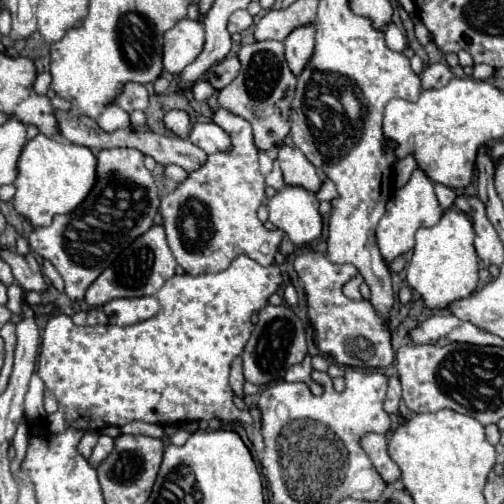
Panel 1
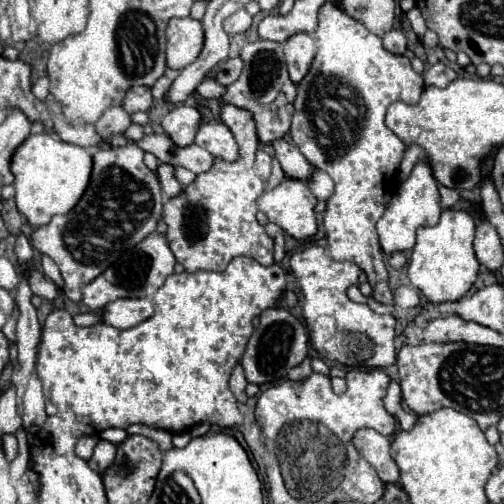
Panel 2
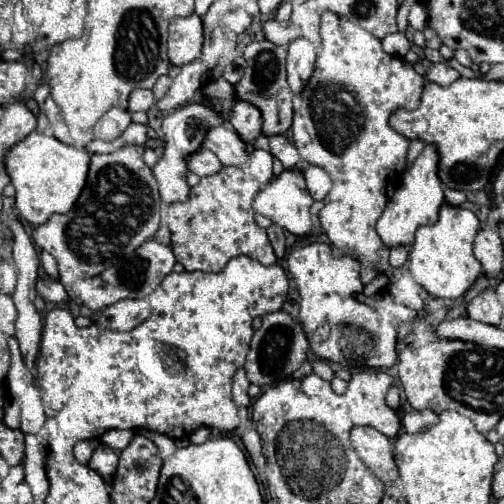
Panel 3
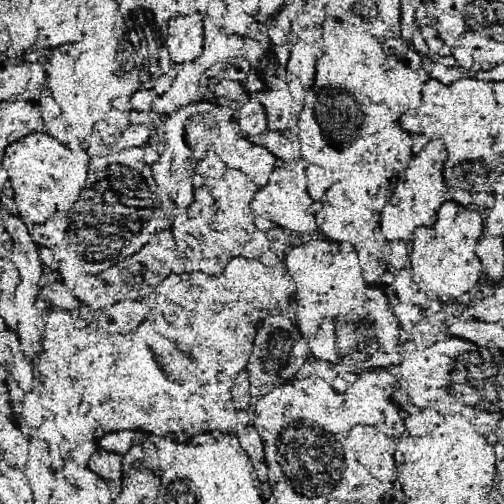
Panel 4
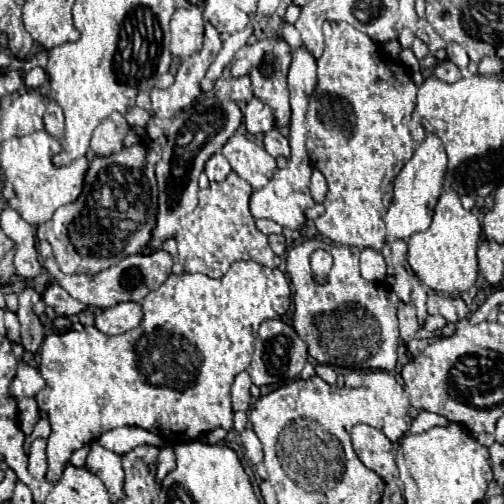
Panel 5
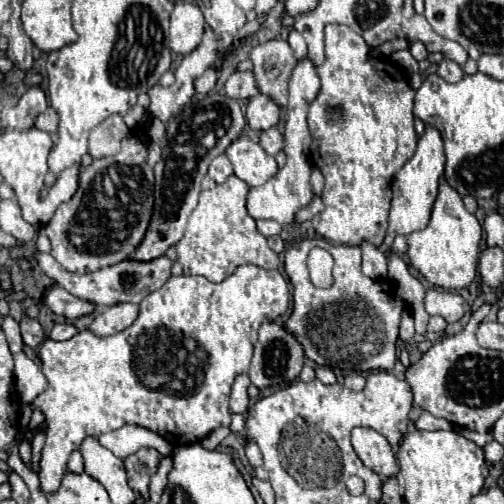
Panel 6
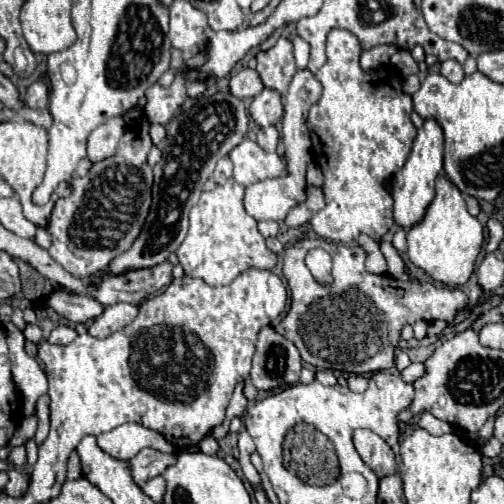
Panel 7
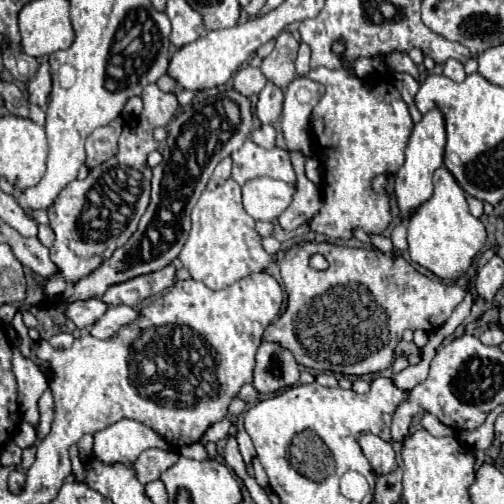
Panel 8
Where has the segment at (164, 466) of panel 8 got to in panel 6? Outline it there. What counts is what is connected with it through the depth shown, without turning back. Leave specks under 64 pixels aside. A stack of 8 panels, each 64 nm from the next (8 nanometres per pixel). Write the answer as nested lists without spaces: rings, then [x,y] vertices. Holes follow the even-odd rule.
[[[140,448],[138,452],[124,458],[124,468],[128,474],[128,486],[142,498],[150,498],[150,478],[156,474],[160,462],[160,452],[154,448]]]

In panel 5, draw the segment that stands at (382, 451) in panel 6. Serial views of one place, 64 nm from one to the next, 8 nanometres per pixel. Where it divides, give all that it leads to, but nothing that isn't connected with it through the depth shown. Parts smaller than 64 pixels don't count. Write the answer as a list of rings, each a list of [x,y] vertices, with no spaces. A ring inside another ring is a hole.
[[[358,424],[356,428],[352,428],[350,438],[356,456],[368,470],[376,472],[376,476],[380,476],[382,480],[396,478],[398,468],[394,464],[394,444],[380,430]]]

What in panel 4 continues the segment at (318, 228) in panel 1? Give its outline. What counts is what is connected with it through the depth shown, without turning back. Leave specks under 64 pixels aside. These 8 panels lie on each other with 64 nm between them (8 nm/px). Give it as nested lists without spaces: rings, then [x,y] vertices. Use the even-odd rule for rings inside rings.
[[[298,156],[290,162],[286,162],[282,168],[274,170],[270,176],[270,182],[260,188],[254,194],[252,200],[252,214],[272,220],[276,226],[290,230],[290,232],[306,232],[308,230],[308,206],[312,204],[312,198],[306,192],[306,162]]]

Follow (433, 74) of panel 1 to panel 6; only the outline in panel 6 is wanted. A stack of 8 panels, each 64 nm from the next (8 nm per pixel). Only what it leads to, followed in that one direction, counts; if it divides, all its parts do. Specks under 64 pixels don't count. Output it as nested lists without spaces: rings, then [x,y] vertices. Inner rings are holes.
[[[442,60],[442,62],[438,64],[436,74],[438,74],[440,78],[444,78],[446,82],[458,82],[458,80],[464,76],[462,68],[460,68],[456,62],[452,62],[452,60]]]

